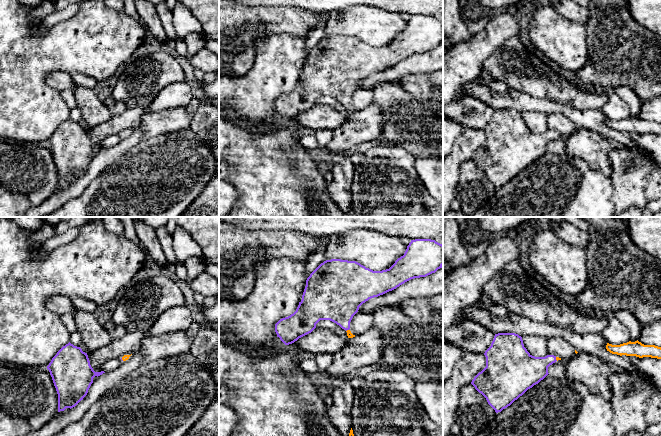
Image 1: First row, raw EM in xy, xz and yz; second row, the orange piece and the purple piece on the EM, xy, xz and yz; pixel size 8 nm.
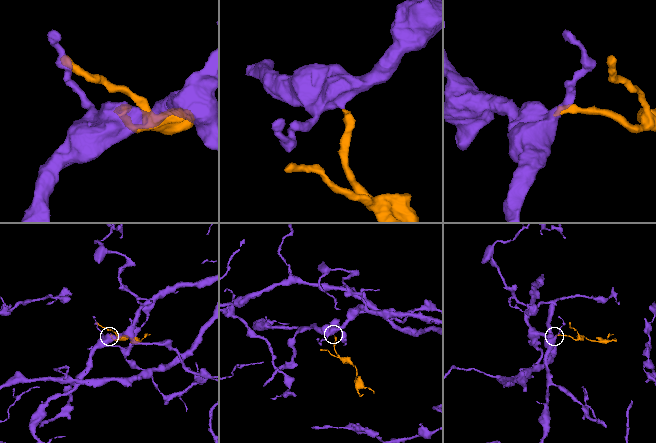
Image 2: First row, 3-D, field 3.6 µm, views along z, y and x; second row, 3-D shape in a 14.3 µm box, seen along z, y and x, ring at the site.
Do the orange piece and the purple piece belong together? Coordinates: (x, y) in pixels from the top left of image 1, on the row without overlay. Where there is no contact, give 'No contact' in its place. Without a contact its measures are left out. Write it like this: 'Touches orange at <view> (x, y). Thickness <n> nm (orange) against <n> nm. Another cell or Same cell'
Touches orange at yz (556, 135). Thickness 30 nm (orange) against 260 nm. Same cell

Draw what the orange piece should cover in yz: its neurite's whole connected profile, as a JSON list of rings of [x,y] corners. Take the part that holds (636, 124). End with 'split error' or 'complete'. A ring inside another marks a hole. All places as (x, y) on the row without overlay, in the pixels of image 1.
[[[638,116],[635,118],[627,118],[620,121],[612,121],[607,119],[607,127],[612,130],[636,132],[639,134],[651,133],[661,135],[661,123],[655,121],[644,121]]] | complete

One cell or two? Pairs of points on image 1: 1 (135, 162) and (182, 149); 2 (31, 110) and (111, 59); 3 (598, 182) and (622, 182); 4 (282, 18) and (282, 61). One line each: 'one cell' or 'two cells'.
1: one cell
2: one cell
3: two cells
4: two cells

